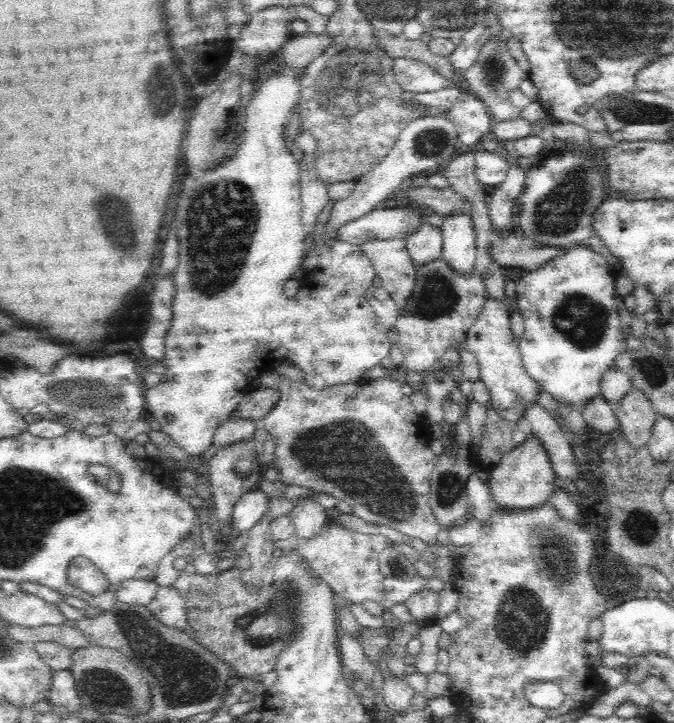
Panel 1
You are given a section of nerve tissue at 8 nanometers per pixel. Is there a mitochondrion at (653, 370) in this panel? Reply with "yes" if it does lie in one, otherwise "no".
yes

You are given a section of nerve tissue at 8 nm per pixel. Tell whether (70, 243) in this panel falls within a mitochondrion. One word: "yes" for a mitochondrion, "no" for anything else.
no

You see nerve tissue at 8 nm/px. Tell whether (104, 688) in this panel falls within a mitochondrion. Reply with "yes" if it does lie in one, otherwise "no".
yes

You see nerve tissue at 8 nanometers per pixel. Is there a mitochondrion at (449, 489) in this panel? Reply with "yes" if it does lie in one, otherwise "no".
yes

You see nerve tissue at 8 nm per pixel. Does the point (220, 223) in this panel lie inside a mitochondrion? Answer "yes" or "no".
yes

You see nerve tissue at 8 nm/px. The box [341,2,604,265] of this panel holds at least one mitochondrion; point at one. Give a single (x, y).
(560, 213)

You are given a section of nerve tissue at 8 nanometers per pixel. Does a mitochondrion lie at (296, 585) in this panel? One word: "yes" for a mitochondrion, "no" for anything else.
yes

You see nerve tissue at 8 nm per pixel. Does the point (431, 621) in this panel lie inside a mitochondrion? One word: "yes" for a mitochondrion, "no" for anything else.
no

